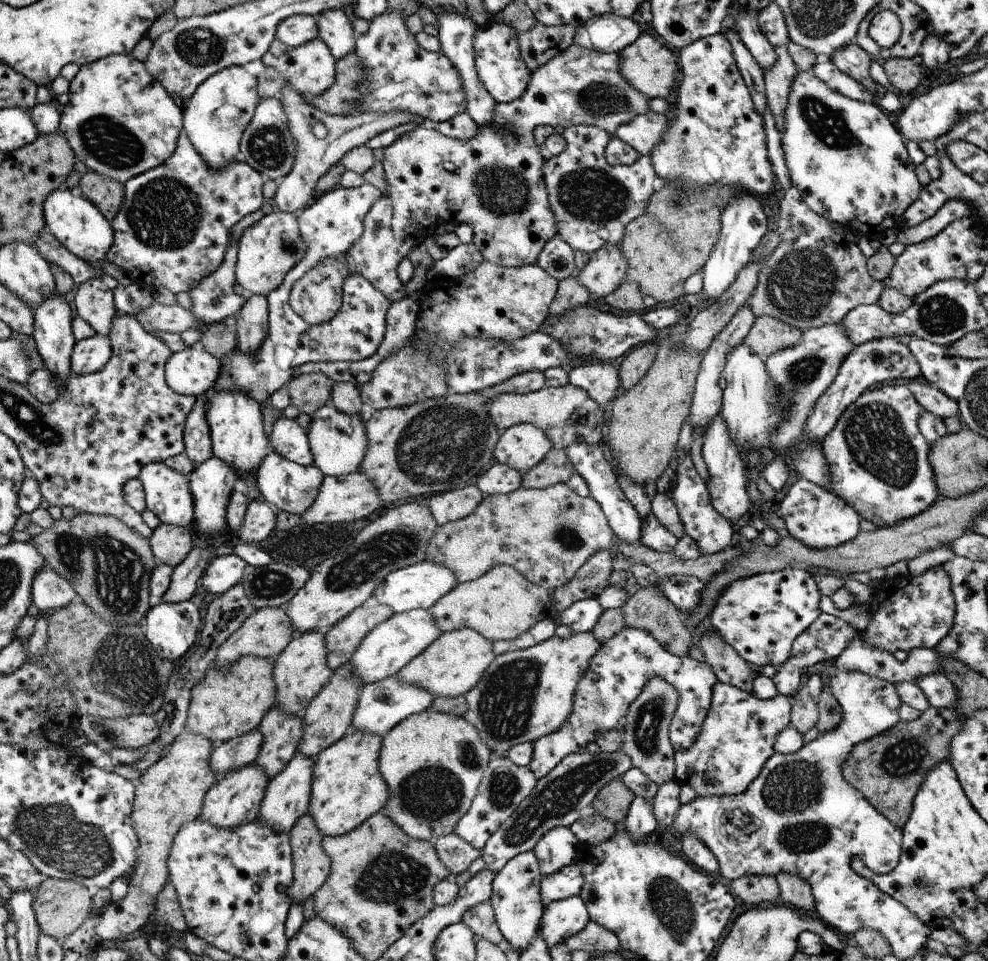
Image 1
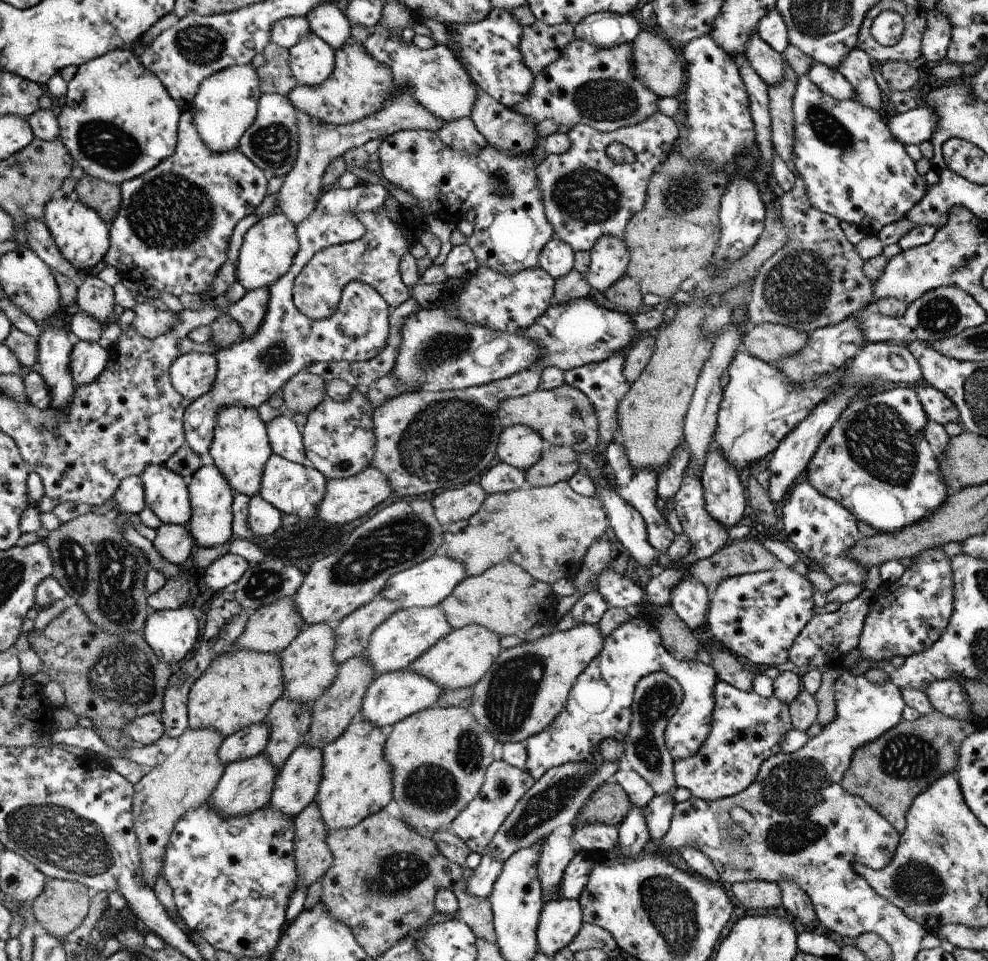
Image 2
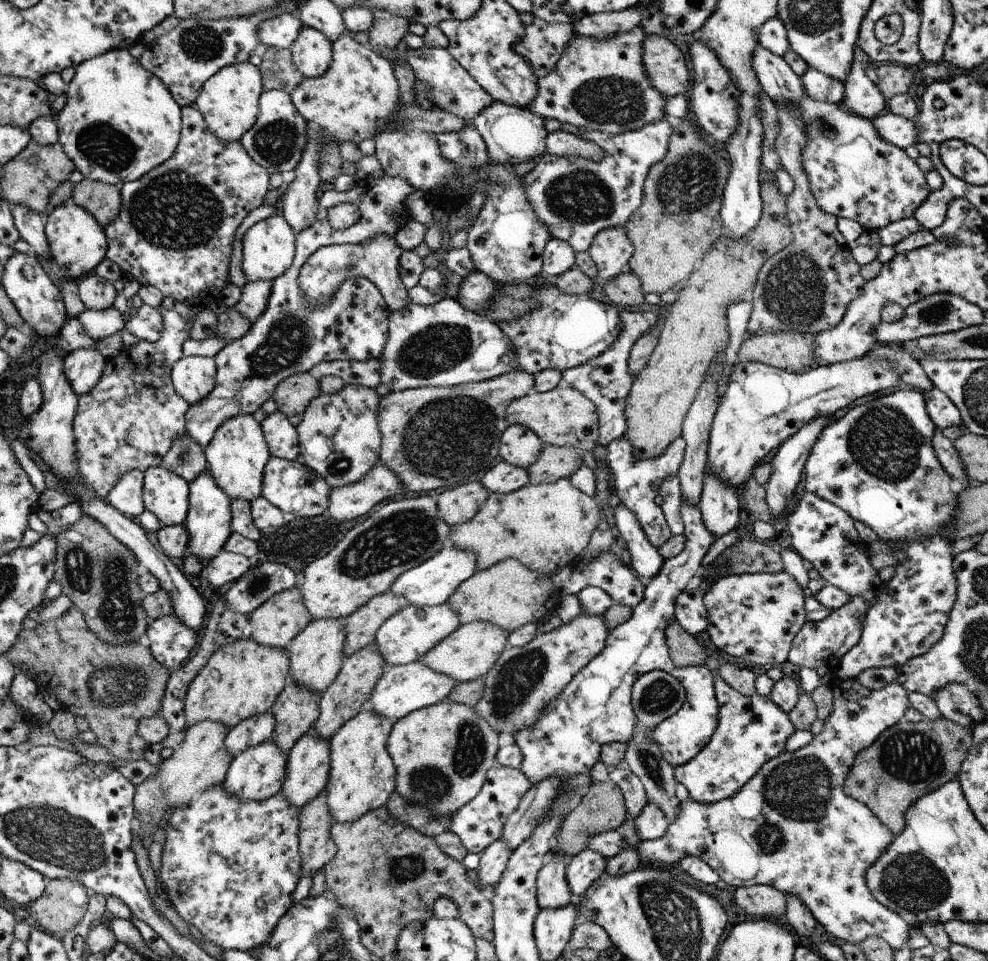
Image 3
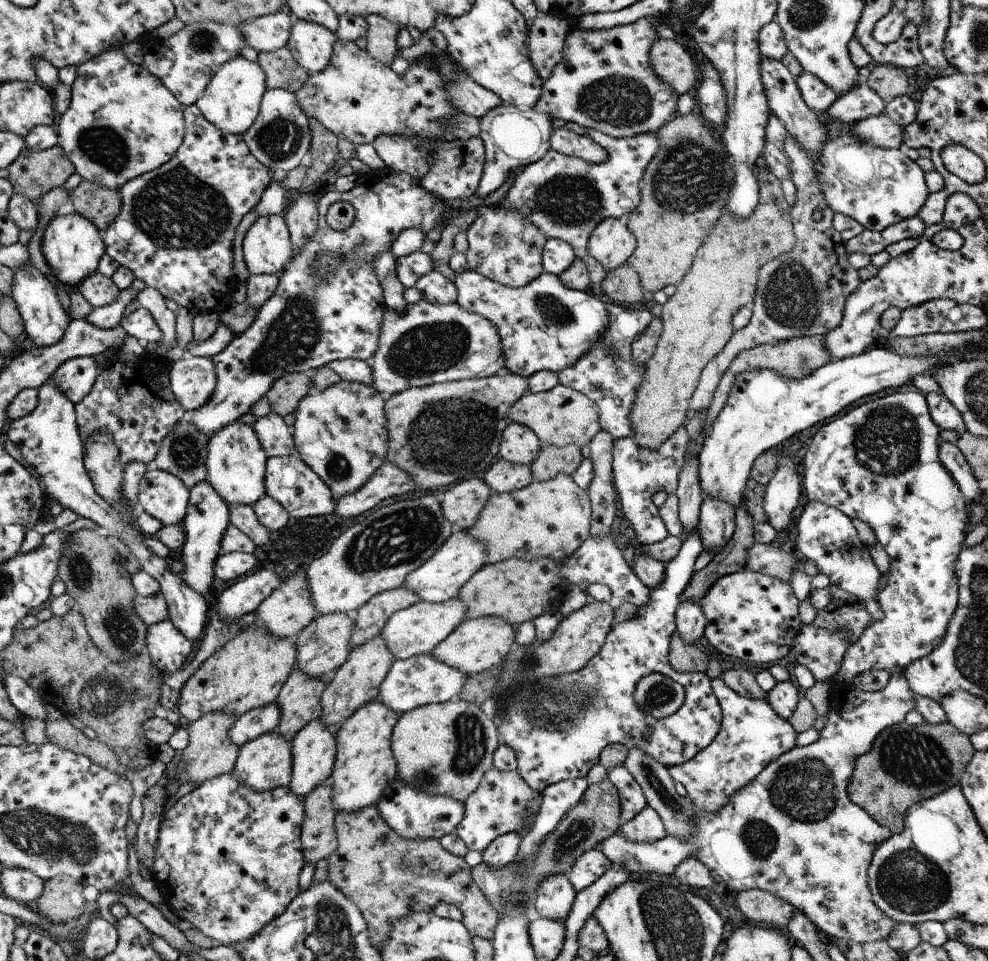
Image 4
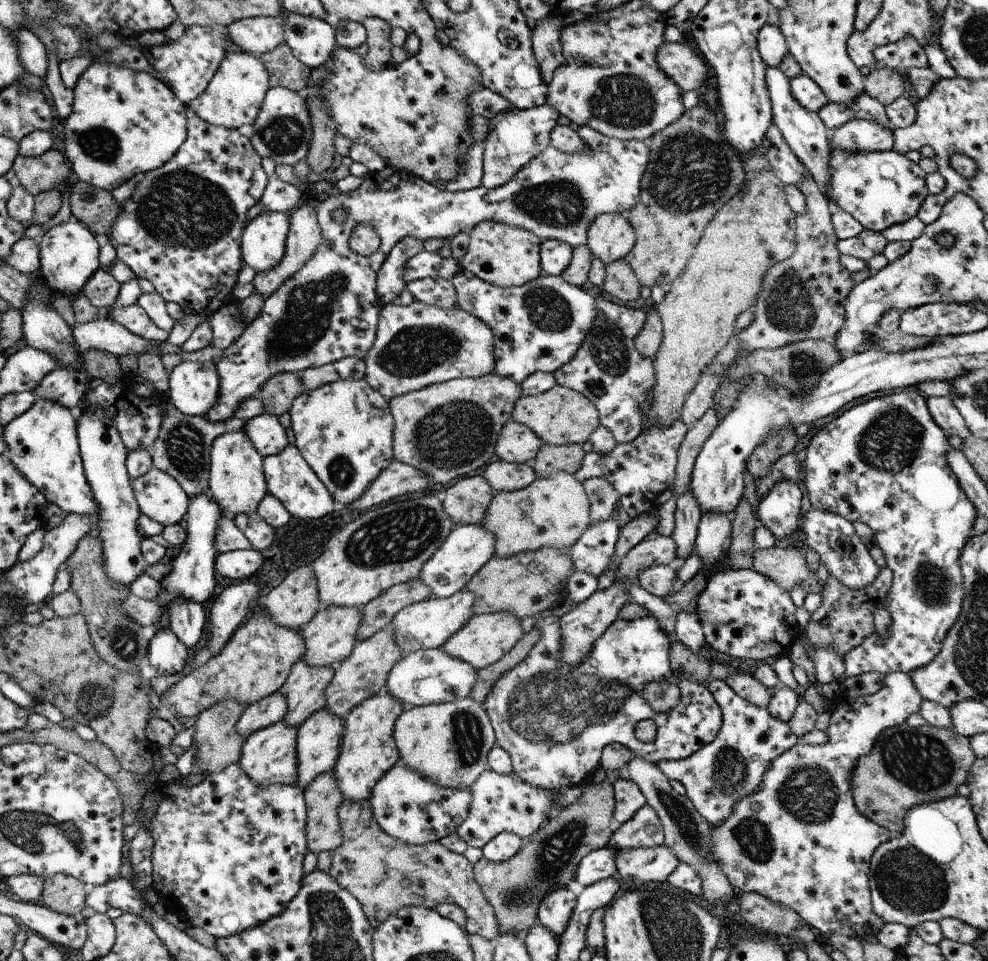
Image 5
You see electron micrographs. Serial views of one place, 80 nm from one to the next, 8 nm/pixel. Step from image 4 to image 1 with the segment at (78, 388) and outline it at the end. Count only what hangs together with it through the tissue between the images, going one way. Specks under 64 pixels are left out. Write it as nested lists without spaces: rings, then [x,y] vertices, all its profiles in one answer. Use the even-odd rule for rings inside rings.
[[[96,334],[93,337],[77,342],[73,352],[73,369],[77,375],[97,373],[112,360],[112,340],[106,335]]]

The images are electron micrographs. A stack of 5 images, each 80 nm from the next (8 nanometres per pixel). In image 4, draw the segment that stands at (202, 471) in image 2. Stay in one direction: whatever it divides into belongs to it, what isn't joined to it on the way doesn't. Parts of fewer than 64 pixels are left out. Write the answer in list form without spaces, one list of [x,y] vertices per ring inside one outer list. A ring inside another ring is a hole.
[[[207,480],[189,489],[189,494],[191,497],[188,516],[182,522],[185,541],[176,557],[184,564],[183,571],[180,573],[183,581],[198,594],[206,594],[214,580],[214,563],[220,555],[223,532],[231,522],[230,507],[218,496],[215,488]]]

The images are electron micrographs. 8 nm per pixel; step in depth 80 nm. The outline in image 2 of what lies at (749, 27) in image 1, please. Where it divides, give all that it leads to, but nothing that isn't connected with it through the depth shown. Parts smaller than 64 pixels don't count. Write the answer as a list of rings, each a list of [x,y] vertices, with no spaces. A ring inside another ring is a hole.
[[[758,32],[750,34],[750,40],[746,42],[746,58],[752,64],[758,77],[764,80],[767,87],[776,86],[784,80],[784,57],[773,50],[760,36]]]

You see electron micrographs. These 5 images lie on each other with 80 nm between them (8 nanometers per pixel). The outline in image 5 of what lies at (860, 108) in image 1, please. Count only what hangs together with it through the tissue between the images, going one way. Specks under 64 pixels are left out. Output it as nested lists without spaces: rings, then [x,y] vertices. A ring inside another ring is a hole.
[[[834,149],[830,157],[829,196],[834,208],[845,210],[854,217],[865,229],[881,233],[892,225],[906,222],[916,216],[924,199],[928,196],[925,175],[918,163],[906,158],[896,151],[843,151]]]

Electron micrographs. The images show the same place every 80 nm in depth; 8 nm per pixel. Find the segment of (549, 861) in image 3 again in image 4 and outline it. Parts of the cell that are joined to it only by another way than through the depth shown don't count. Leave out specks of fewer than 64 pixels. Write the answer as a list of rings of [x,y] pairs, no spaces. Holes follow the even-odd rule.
[[[565,874],[545,879],[534,900],[538,914],[544,919],[564,923],[573,908],[577,891]]]

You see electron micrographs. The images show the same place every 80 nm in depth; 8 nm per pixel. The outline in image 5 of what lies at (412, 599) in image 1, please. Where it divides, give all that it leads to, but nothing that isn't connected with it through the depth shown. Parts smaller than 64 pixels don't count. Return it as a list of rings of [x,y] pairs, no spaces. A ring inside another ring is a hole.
[[[482,523],[457,525],[421,570],[421,576],[418,579],[433,590],[433,597],[452,596],[466,588],[472,578],[488,564],[495,555],[496,544],[497,535],[482,526]]]

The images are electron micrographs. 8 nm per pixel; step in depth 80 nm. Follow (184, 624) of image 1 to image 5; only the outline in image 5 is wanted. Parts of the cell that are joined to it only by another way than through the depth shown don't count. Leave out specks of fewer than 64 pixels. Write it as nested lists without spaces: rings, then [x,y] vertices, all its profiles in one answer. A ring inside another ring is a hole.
[[[168,626],[166,629],[158,629],[149,641],[147,656],[156,675],[175,675],[186,666],[188,648]]]

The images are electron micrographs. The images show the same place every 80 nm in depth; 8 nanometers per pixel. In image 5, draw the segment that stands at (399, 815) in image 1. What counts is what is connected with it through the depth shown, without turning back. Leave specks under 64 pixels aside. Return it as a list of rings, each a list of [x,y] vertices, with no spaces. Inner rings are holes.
[[[466,697],[449,703],[405,708],[396,722],[396,739],[400,760],[440,786],[451,789],[470,788],[485,770],[488,756],[496,744],[489,714],[477,699]]]

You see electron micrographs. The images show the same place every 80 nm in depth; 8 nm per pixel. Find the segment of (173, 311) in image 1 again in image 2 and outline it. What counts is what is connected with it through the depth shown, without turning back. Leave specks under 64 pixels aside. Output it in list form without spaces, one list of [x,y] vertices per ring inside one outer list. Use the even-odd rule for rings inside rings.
[[[147,301],[143,304],[137,304],[134,308],[134,321],[131,326],[145,338],[157,338],[170,332],[180,320],[178,320],[178,313],[172,310],[159,310]]]

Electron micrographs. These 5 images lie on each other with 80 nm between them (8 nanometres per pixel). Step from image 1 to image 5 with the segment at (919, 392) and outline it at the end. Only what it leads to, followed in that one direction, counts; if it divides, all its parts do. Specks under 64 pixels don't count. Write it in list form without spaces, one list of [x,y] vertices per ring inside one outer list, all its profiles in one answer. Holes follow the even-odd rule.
[[[926,397],[926,399],[932,418],[947,435],[951,434],[965,439],[971,434],[964,417],[953,403],[952,398]]]

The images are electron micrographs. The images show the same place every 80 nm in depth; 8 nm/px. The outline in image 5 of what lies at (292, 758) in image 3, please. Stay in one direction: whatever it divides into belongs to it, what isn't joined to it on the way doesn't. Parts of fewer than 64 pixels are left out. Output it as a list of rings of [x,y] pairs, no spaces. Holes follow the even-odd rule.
[[[328,708],[317,710],[297,730],[297,759],[300,763],[297,784],[301,788],[312,784],[318,776],[332,771],[341,754],[341,742],[345,736],[344,718],[335,715]]]

